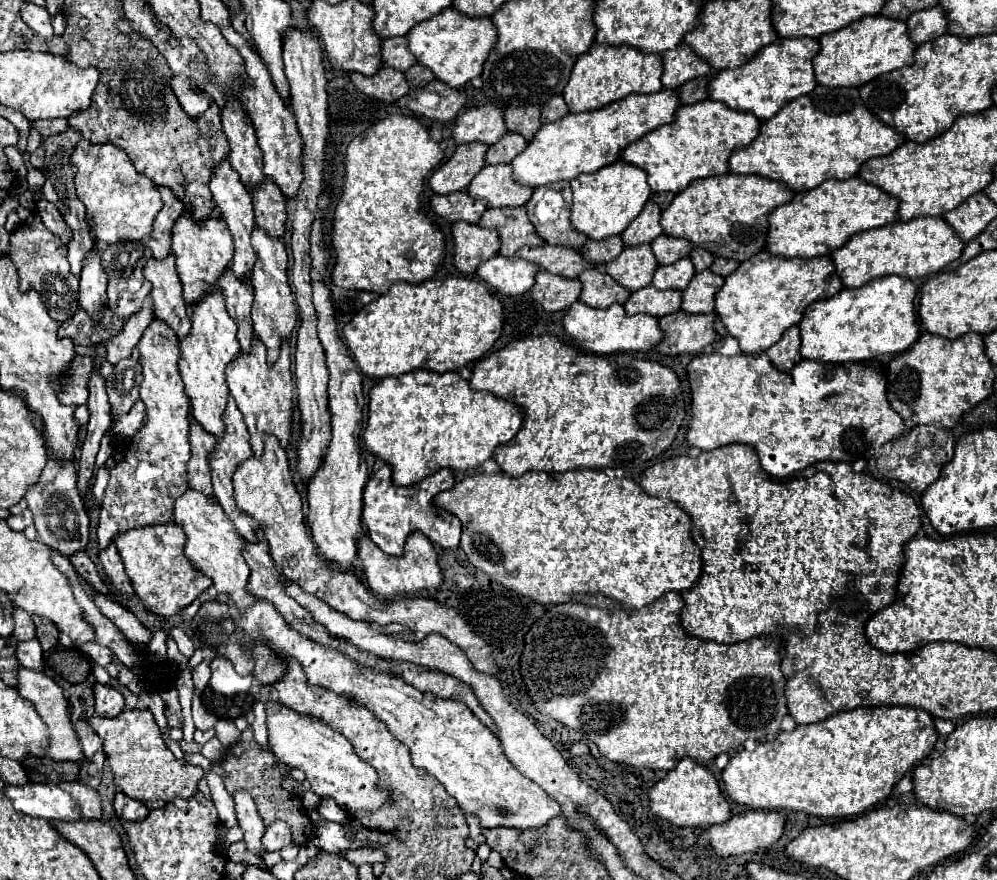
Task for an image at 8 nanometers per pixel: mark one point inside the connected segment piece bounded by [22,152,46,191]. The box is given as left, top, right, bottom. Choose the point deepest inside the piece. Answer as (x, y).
(35, 178)

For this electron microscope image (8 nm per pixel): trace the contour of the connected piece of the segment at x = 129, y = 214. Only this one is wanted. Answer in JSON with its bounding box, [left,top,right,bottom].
[71,141,163,241]

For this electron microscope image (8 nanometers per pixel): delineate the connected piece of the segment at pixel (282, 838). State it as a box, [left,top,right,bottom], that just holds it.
[263,821,291,851]

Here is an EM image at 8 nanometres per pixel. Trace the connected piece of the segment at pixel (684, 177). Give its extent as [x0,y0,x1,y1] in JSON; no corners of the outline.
[621,99,759,193]

